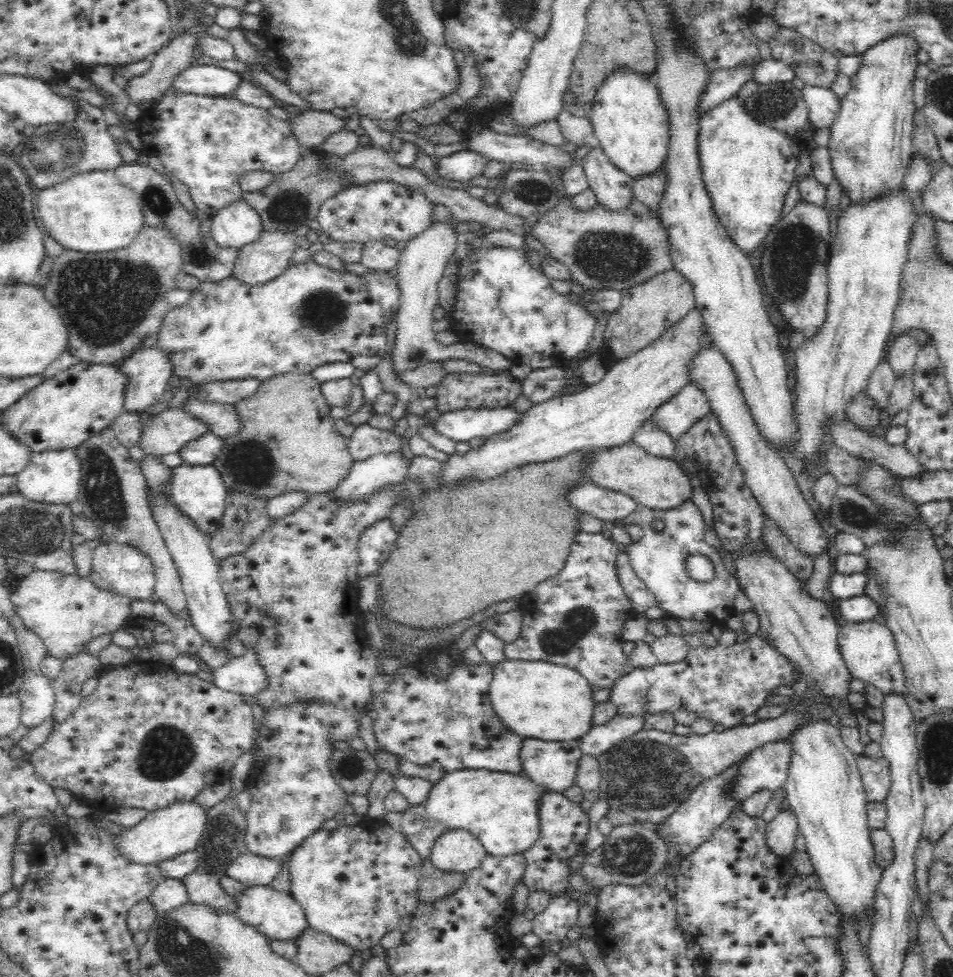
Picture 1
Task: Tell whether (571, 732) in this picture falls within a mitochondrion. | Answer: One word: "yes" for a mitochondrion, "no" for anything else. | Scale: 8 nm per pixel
no

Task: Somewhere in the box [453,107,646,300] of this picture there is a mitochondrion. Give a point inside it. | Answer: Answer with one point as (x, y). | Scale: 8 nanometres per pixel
(537, 193)

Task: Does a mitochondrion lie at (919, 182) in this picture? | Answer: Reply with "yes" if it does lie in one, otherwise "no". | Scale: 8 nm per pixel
no

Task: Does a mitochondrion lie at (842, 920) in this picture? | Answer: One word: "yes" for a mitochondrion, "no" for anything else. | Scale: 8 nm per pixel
no

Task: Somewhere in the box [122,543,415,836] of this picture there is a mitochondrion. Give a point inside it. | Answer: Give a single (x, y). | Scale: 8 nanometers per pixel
(166, 751)

